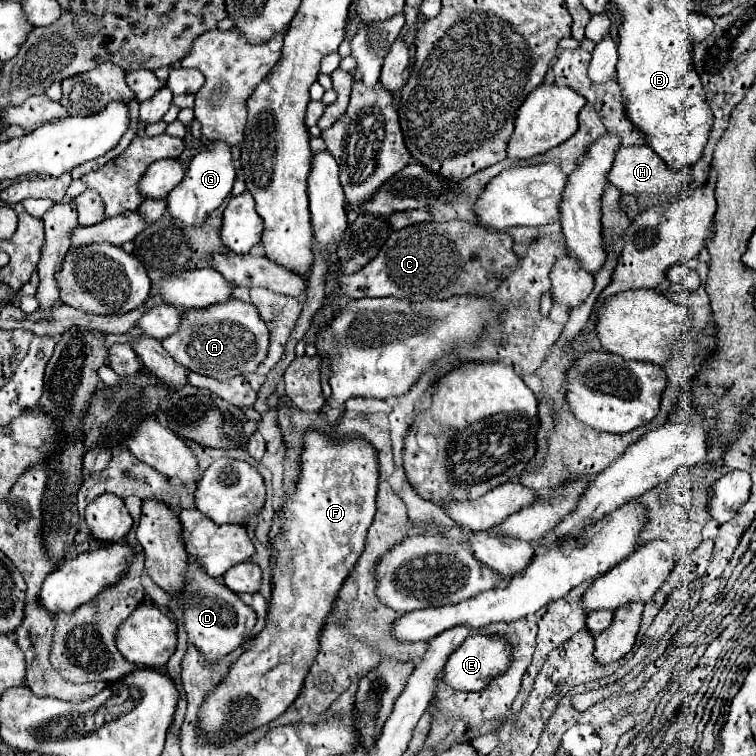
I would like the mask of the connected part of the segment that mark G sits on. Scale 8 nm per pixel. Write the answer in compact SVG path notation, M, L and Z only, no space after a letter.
M211 142L203 152L199 152L187 166L187 176L179 186L175 186L165 202L167 202L167 212L181 220L183 224L189 226L203 226L205 218L221 206L221 202L227 198L227 194L233 188L235 180L235 168L231 164L231 152L229 146L223 142Z

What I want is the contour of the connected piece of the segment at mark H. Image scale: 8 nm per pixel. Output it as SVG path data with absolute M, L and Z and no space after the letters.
M621 146L617 150L615 156L615 164L609 172L609 182L621 190L623 194L641 198L641 196L649 196L649 194L671 194L671 196L679 196L683 192L683 188L687 188L687 182L683 180L681 172L673 172L665 166L665 162L647 146Z

